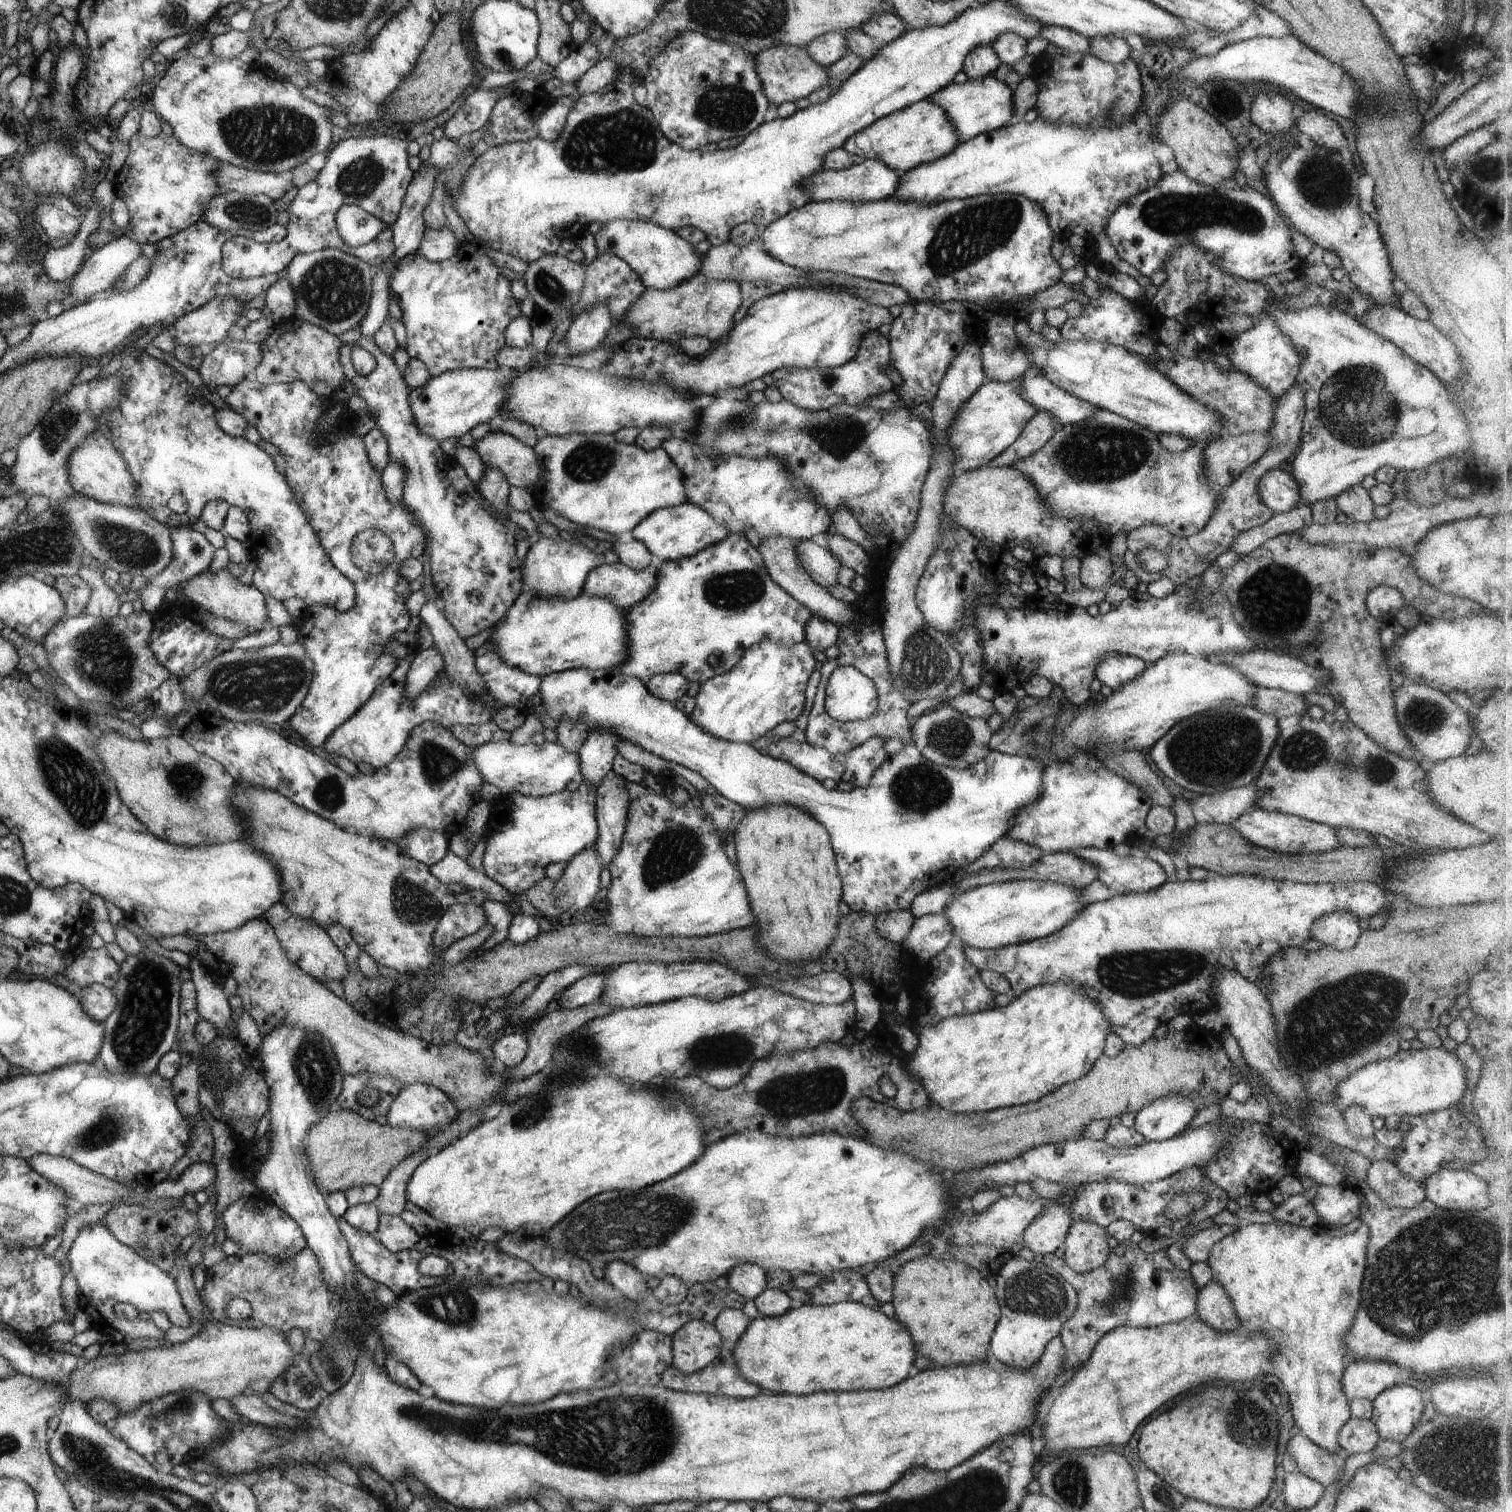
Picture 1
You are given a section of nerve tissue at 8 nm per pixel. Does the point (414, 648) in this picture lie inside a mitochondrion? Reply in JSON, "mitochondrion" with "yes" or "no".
{"mitochondrion":"no"}

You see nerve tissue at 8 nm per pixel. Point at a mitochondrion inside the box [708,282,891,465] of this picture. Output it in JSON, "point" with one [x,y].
{"point":[839,435]}

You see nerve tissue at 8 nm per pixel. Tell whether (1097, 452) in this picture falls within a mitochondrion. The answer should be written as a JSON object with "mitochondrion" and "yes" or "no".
{"mitochondrion":"yes"}

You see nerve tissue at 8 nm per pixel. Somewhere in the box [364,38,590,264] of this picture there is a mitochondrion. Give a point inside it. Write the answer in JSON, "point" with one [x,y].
{"point":[503,56]}

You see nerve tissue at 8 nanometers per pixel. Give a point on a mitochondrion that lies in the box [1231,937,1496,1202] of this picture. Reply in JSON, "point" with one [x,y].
{"point":[1346,1018]}

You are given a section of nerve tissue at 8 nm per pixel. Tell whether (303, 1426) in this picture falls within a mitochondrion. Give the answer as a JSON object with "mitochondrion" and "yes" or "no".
{"mitochondrion":"no"}

